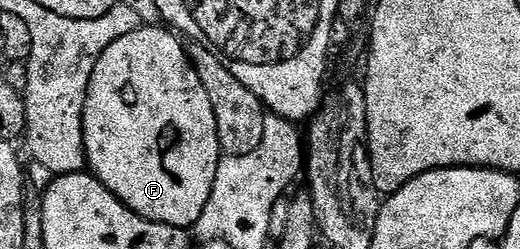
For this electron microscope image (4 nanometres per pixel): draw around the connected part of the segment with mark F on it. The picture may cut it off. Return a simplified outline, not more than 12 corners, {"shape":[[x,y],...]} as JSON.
{"shape":[[141,26],[90,78],[92,175],[188,230],[222,149],[179,39]]}

